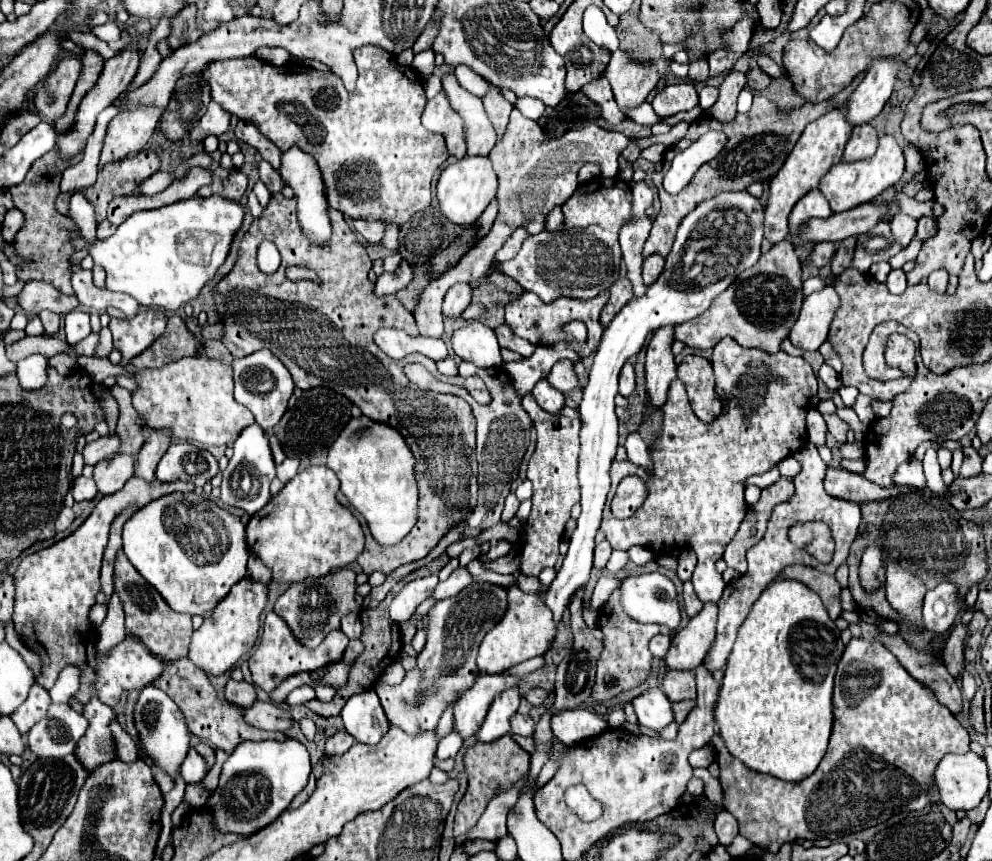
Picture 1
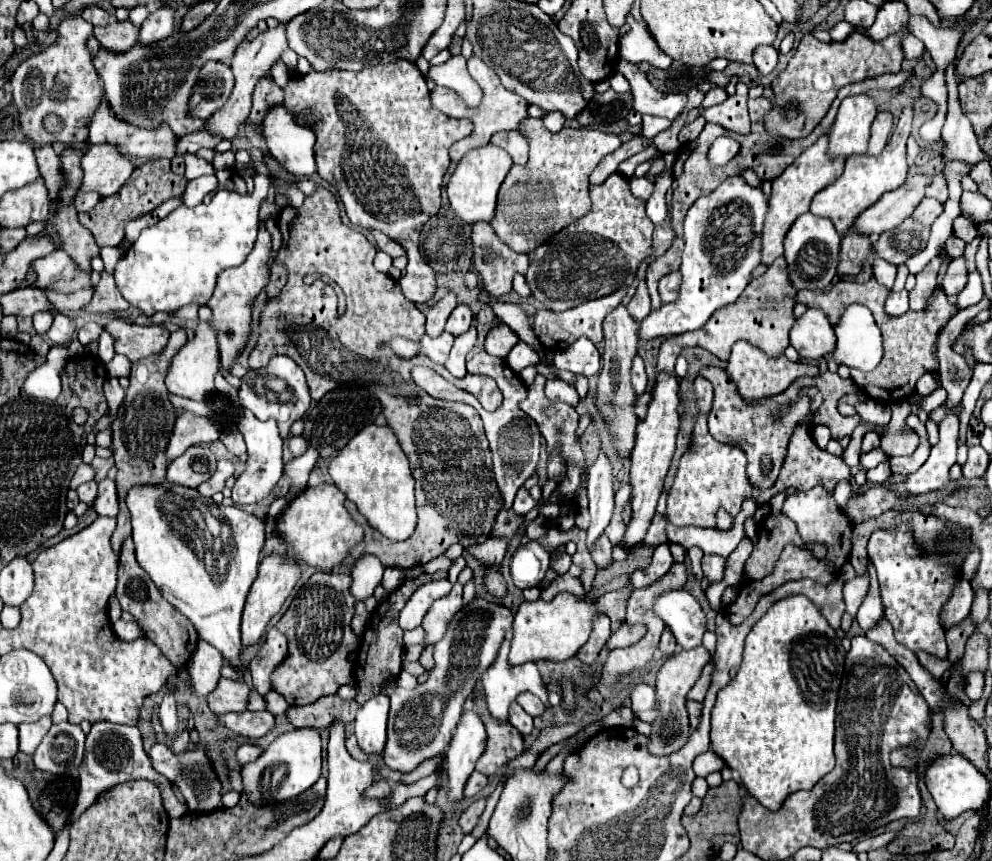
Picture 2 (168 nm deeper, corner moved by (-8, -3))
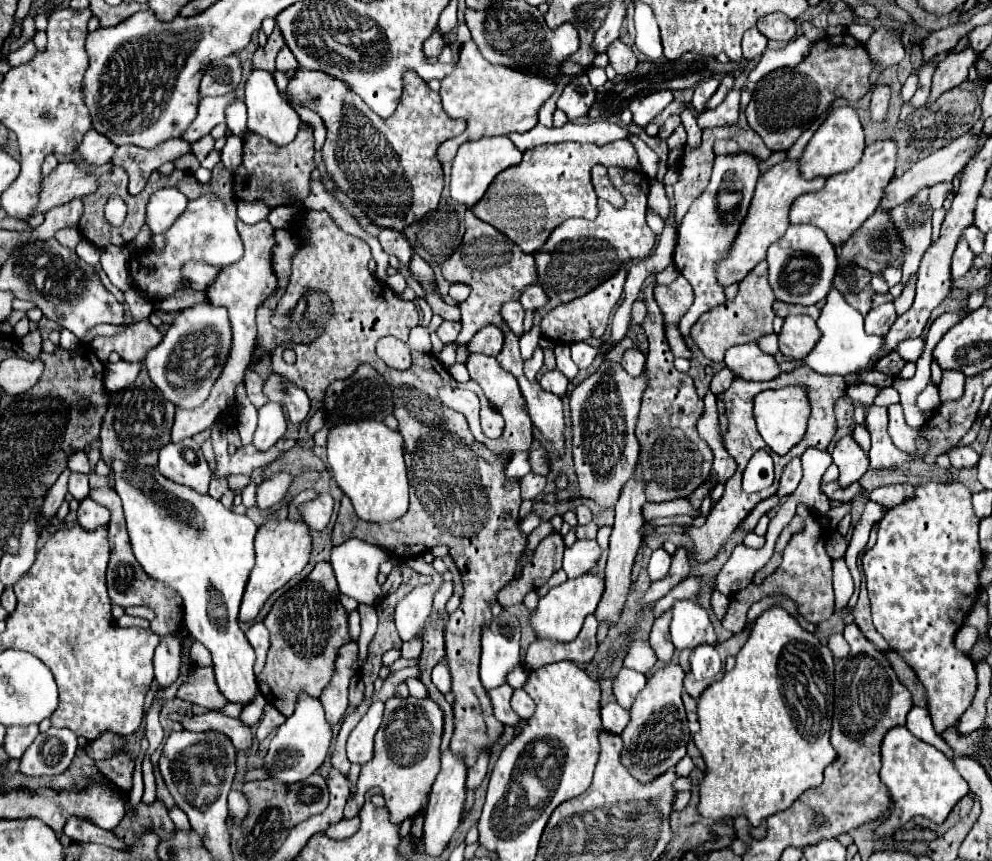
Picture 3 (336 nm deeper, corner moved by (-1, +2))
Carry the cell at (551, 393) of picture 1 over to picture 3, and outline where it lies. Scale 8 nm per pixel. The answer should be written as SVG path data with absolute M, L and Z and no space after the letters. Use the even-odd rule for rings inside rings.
M551 370L551 372L545 372L539 380L539 384L547 390L547 392L553 392L557 396L565 396L567 394L568 379L559 372L559 370Z

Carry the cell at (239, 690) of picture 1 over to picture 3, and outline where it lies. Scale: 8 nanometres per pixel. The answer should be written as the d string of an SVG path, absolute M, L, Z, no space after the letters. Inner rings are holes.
M197 664L191 666L187 682L183 682L179 686L177 698L203 706L207 710L221 710L227 704L227 700L221 696L219 688L215 684L213 668L201 668Z

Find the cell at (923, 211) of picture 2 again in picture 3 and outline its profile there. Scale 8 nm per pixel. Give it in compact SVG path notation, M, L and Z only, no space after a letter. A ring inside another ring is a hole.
M943 182L943 184L935 184L929 192L929 204L931 208L941 208L943 200L947 198L947 194L953 192L953 184L951 182Z

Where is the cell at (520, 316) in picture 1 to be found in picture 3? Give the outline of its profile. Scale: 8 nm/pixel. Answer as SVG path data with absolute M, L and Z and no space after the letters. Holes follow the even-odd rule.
M623 264L623 268L619 268L619 272L611 276L611 280L605 280L603 284L599 284L595 292L587 292L587 296L581 296L579 300L559 304L541 320L543 336L553 342L563 342L563 344L571 344L571 342L579 342L587 338L601 338L605 334L605 328L609 326L609 316L623 294L625 276L627 276L627 268Z

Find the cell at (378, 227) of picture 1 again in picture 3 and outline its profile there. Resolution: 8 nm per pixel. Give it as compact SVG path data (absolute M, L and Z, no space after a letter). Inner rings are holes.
M383 228L383 230L379 232L379 242L381 242L383 250L385 250L387 254L397 256L401 264L409 264L409 262L411 262L413 248L411 248L411 244L409 244L409 240L405 238L403 232Z

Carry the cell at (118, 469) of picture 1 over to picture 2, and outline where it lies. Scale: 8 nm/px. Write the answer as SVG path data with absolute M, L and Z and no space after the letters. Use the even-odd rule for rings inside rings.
M102 479L98 481L98 497L94 501L94 509L98 515L104 517L116 517L118 515L118 491L116 491L116 479Z

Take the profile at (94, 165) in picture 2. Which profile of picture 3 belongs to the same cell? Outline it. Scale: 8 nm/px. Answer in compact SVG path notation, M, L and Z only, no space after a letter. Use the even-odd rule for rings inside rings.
M63 162L57 164L57 168L41 178L41 190L39 190L39 202L37 208L31 212L45 214L55 206L61 206L73 198L83 198L97 190L97 176L87 170L81 164Z

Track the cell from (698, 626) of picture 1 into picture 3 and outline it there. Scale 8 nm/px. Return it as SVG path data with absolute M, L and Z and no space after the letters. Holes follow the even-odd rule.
M665 664L649 678L647 686L637 694L633 706L629 708L631 720L621 734L621 762L629 770L629 774L641 784L651 784L655 778L671 770L687 754L685 746L691 740L691 734L681 702L683 678L685 672L679 664Z

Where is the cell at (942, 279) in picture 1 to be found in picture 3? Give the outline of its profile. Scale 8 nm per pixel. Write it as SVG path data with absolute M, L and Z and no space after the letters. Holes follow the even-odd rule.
M961 238L957 248L955 248L955 254L953 254L953 264L951 264L951 274L953 274L953 280L965 276L969 272L969 268L973 266L973 258L975 254L969 250L967 242Z

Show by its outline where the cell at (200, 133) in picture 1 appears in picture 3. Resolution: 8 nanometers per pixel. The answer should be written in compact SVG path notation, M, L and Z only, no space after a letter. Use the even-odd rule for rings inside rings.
M171 138L151 150L139 146L119 146L111 158L113 166L121 166L129 176L129 194L139 194L147 178L165 162L173 162L189 152L189 144L181 138Z

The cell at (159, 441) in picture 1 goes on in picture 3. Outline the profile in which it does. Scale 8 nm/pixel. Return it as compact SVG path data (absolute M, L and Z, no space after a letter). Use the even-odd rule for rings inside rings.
M237 220L237 232L243 240L245 246L245 254L239 262L223 268L217 276L217 280L207 288L207 296L209 302L215 306L225 306L229 310L229 318L231 318L231 328L233 328L233 348L231 348L231 356L223 368L223 374L219 376L219 380L215 382L215 388L211 390L211 396L193 410L185 410L185 408L177 408L175 412L175 424L173 424L173 432L171 432L171 442L179 442L185 440L189 436L195 436L197 432L209 428L217 416L221 414L221 410L225 406L231 406L235 400L235 388L239 382L243 382L243 374L249 366L251 354L253 354L253 346L255 346L255 336L257 336L257 326L255 326L255 312L259 308L259 304L263 304L275 290L277 290L277 276L273 272L271 266L271 252L275 246L275 238L273 238L273 228L267 220L261 220L253 226Z

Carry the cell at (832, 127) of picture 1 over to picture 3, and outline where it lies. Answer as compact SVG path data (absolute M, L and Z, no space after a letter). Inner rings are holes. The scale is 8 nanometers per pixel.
M785 160L779 162L777 166L773 166L771 170L763 172L757 180L757 188L749 206L749 212L745 216L745 220L741 222L741 228L735 236L735 244L731 244L727 256L717 264L717 280L721 286L731 286L735 282L741 282L761 260L765 260L767 248L779 240L779 236L785 234L785 230L789 228L789 208L793 204L793 200L797 200L803 194L809 192L817 192L821 190L825 184L823 178L819 180L803 180L799 176L799 160Z

